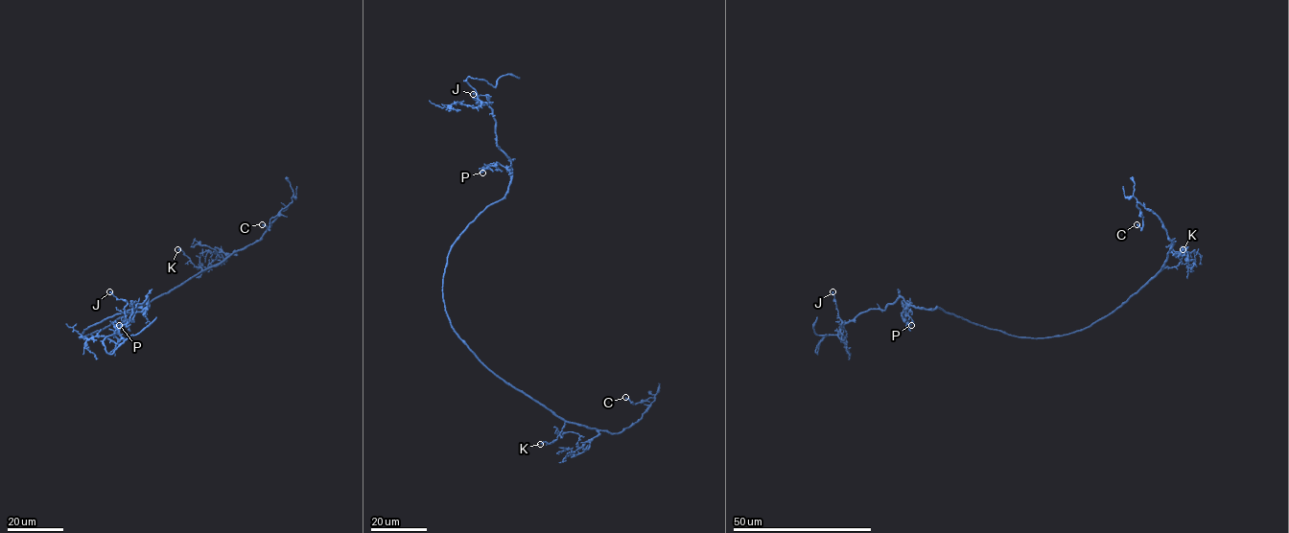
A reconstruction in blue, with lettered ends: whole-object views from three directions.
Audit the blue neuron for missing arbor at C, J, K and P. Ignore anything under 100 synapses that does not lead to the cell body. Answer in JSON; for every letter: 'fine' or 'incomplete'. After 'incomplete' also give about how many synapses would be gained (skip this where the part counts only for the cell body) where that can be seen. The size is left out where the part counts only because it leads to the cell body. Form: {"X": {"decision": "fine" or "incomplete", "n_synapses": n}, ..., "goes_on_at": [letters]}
{"C": {"decision": "fine"}, "J": {"decision": "fine"}, "K": {"decision": "fine"}, "P": {"decision": "fine"}, "goes_on_at": []}

